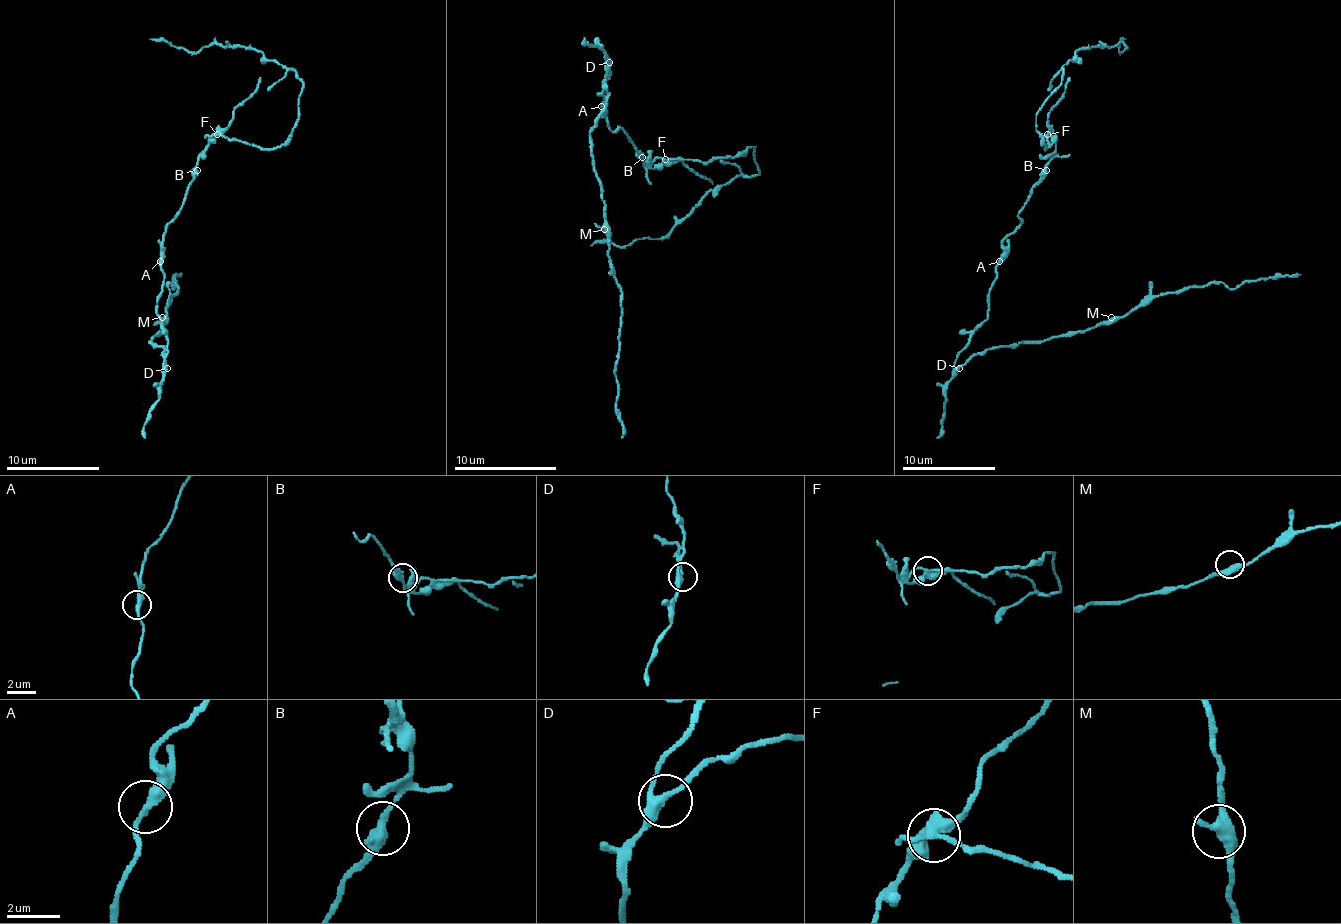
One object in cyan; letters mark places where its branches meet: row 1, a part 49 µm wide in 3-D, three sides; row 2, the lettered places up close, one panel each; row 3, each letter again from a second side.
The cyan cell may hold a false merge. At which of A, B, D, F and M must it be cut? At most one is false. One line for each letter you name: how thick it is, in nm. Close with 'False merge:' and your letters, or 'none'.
F: 360 nm
False merge: F

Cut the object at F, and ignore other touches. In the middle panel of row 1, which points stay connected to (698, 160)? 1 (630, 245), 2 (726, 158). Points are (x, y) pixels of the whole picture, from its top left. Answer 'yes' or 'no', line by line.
1: yes
2: yes

